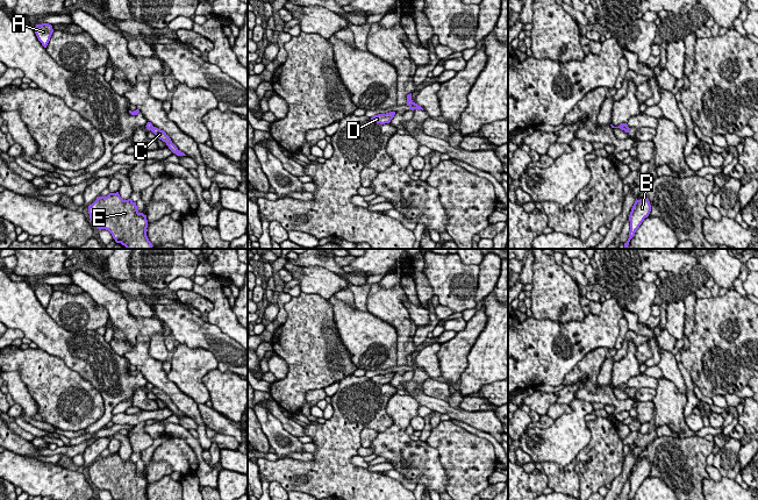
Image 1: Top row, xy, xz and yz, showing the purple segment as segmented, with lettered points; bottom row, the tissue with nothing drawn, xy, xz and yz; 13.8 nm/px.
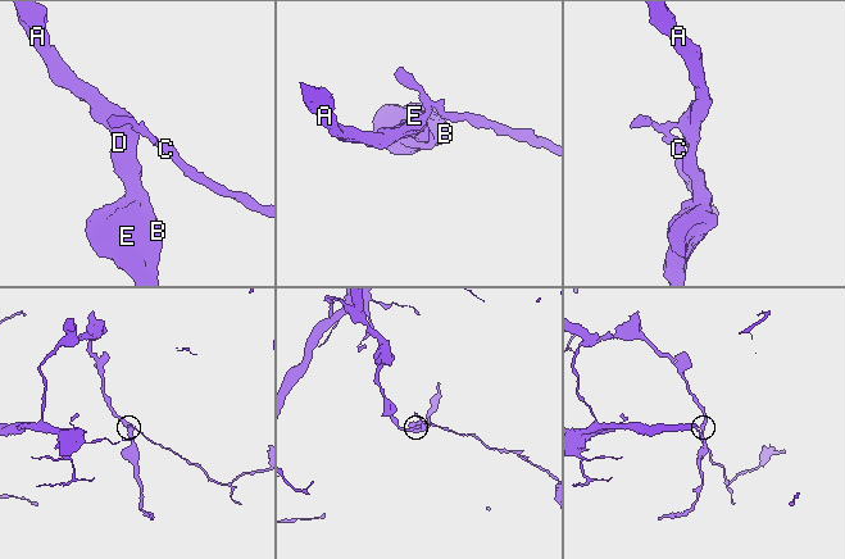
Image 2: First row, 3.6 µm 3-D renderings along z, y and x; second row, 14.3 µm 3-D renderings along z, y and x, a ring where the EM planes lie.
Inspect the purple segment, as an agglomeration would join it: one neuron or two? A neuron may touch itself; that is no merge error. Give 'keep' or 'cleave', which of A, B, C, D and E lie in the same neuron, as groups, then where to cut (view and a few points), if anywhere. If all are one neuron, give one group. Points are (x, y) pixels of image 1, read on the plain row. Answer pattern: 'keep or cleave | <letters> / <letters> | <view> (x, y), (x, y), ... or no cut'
cleave | A B D E / C | xz (414, 363), (409, 368)

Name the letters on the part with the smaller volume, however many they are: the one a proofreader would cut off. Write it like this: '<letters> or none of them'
C

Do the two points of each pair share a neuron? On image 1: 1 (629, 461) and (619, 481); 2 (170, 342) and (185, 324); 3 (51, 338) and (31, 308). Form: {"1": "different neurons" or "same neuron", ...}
{"1": "same neuron", "2": "different neurons", "3": "same neuron"}

